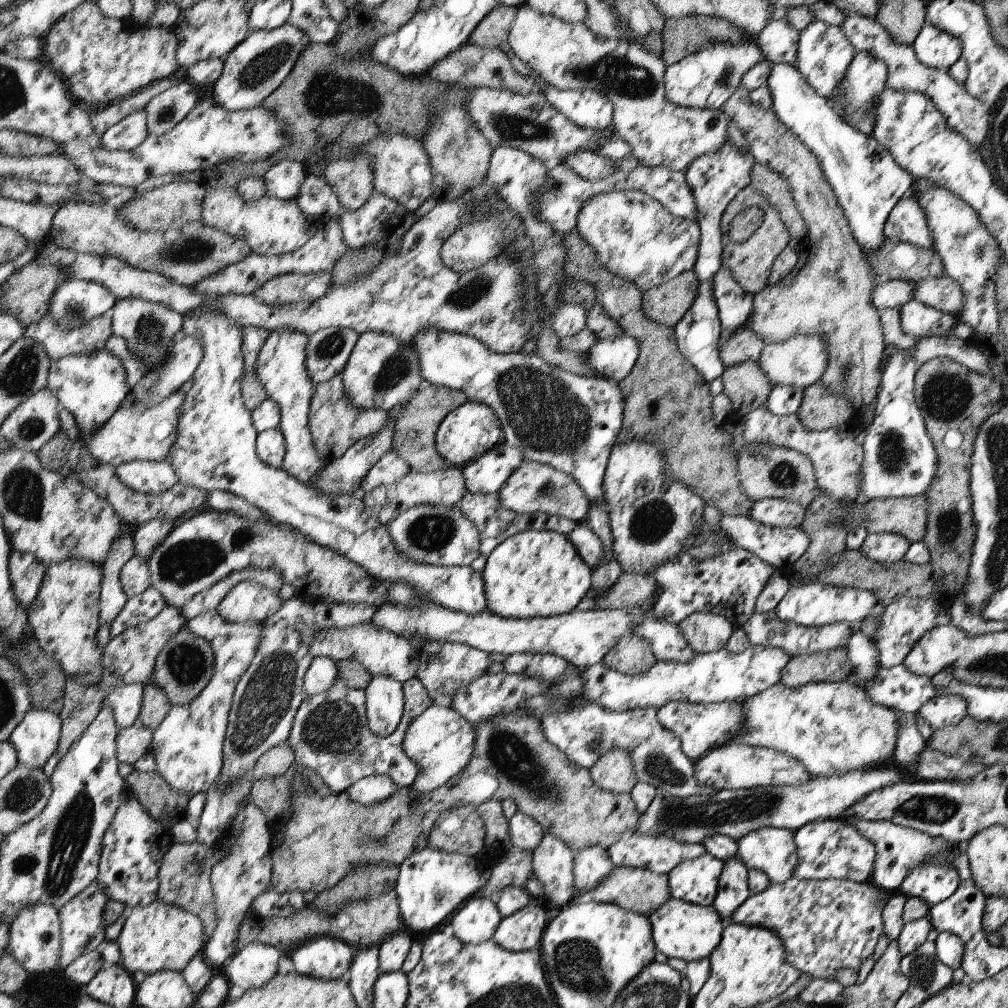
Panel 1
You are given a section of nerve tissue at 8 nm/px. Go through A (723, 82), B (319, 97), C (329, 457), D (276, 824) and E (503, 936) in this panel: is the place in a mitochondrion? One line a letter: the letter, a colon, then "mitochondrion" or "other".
A: mitochondrion
B: mitochondrion
C: other
D: other
E: other

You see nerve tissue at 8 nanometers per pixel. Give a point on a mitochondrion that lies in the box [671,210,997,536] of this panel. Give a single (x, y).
(946, 395)

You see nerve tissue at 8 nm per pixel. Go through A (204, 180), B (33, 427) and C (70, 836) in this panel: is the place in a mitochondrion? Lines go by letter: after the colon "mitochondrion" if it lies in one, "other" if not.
A: other
B: mitochondrion
C: mitochondrion

